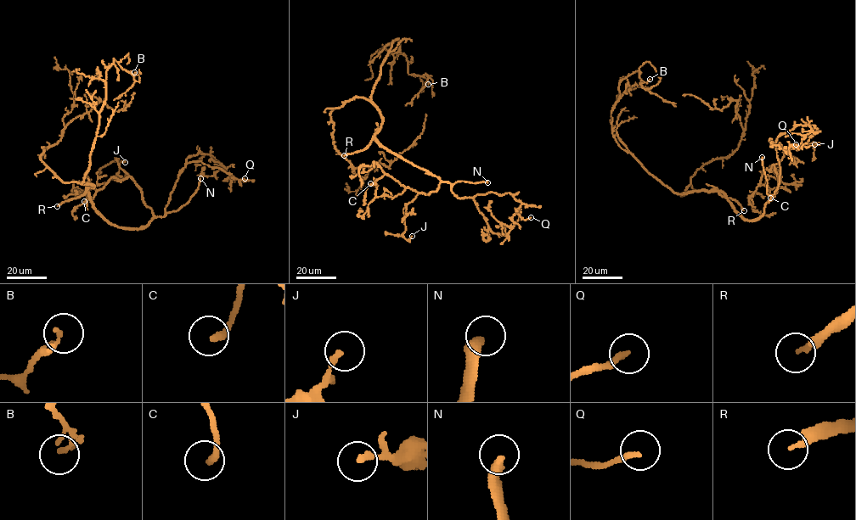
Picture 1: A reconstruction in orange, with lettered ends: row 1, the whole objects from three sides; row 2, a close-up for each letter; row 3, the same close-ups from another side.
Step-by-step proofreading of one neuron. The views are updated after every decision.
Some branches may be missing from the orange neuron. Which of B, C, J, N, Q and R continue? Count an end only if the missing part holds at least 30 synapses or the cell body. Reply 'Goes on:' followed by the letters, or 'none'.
Goes on: C, N, R

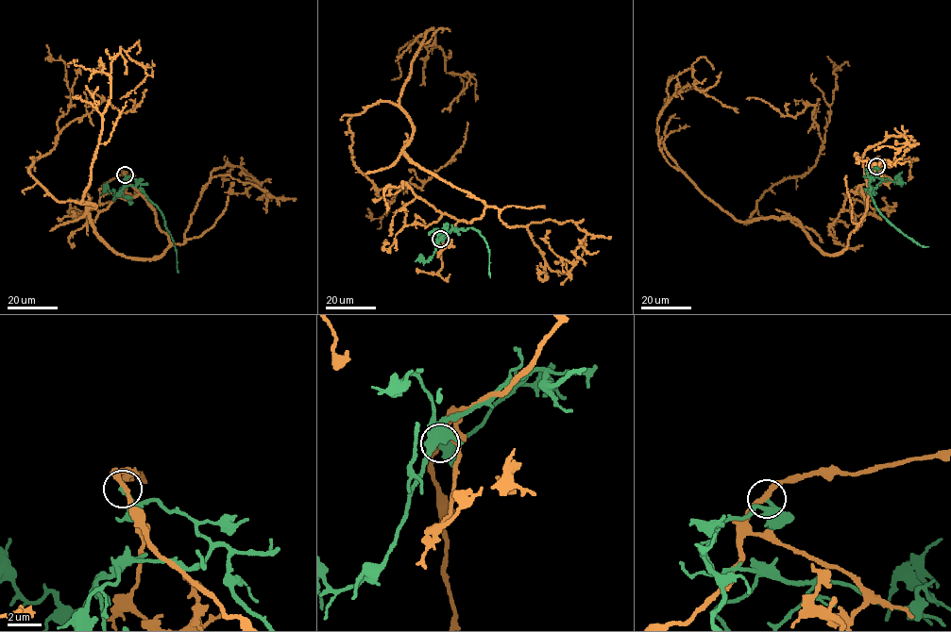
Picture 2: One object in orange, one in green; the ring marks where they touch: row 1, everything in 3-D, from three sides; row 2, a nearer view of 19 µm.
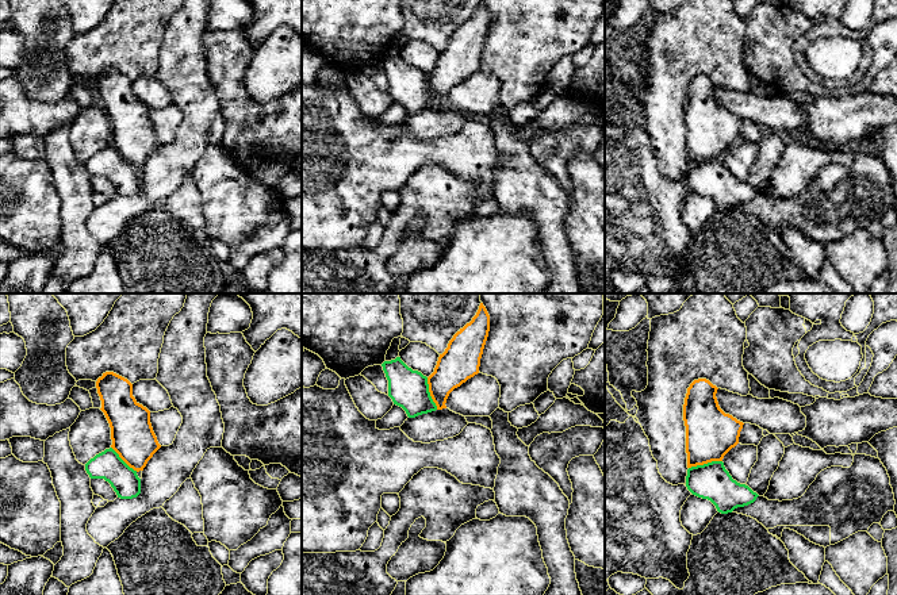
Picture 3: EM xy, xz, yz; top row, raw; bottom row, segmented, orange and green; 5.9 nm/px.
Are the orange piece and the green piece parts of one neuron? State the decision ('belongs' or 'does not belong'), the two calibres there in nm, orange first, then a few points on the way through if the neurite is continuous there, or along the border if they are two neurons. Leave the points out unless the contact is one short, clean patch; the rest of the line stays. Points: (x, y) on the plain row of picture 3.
does not belong; calibres 300 and 220 nm; border yz (721, 157), (689, 165)

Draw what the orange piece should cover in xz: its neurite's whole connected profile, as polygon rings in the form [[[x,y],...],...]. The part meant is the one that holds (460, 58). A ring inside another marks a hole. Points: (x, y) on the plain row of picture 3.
[[[480,0],[476,12],[469,20],[460,26],[449,38],[448,45],[440,51],[434,69],[428,74],[429,89],[437,107],[446,105],[449,91],[479,70],[480,55],[490,28],[490,12]]]

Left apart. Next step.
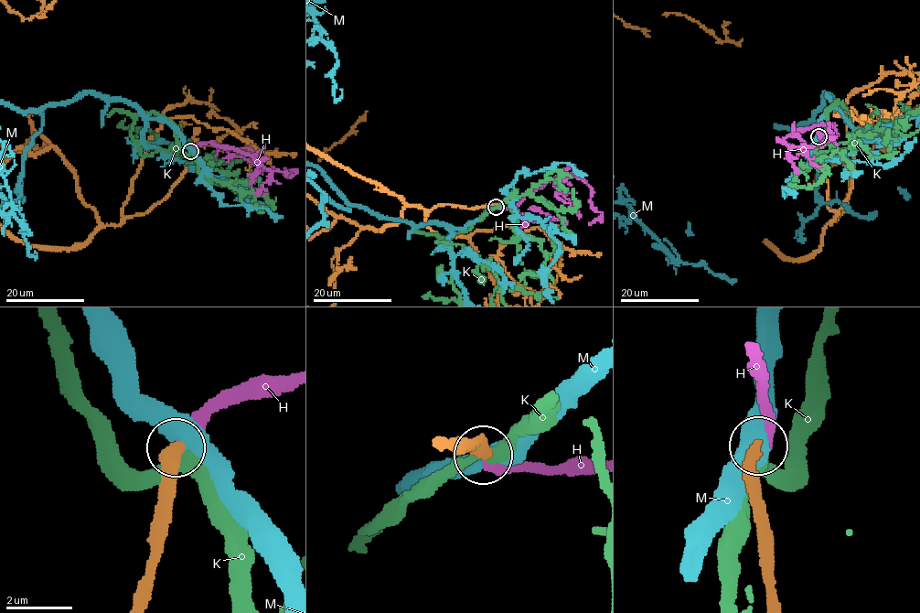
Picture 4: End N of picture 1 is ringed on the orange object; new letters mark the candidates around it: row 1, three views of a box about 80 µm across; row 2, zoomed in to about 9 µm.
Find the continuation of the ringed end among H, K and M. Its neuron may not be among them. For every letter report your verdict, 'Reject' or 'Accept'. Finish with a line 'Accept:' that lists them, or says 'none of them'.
H: Accept
K: Reject
M: Reject
Accept: H

